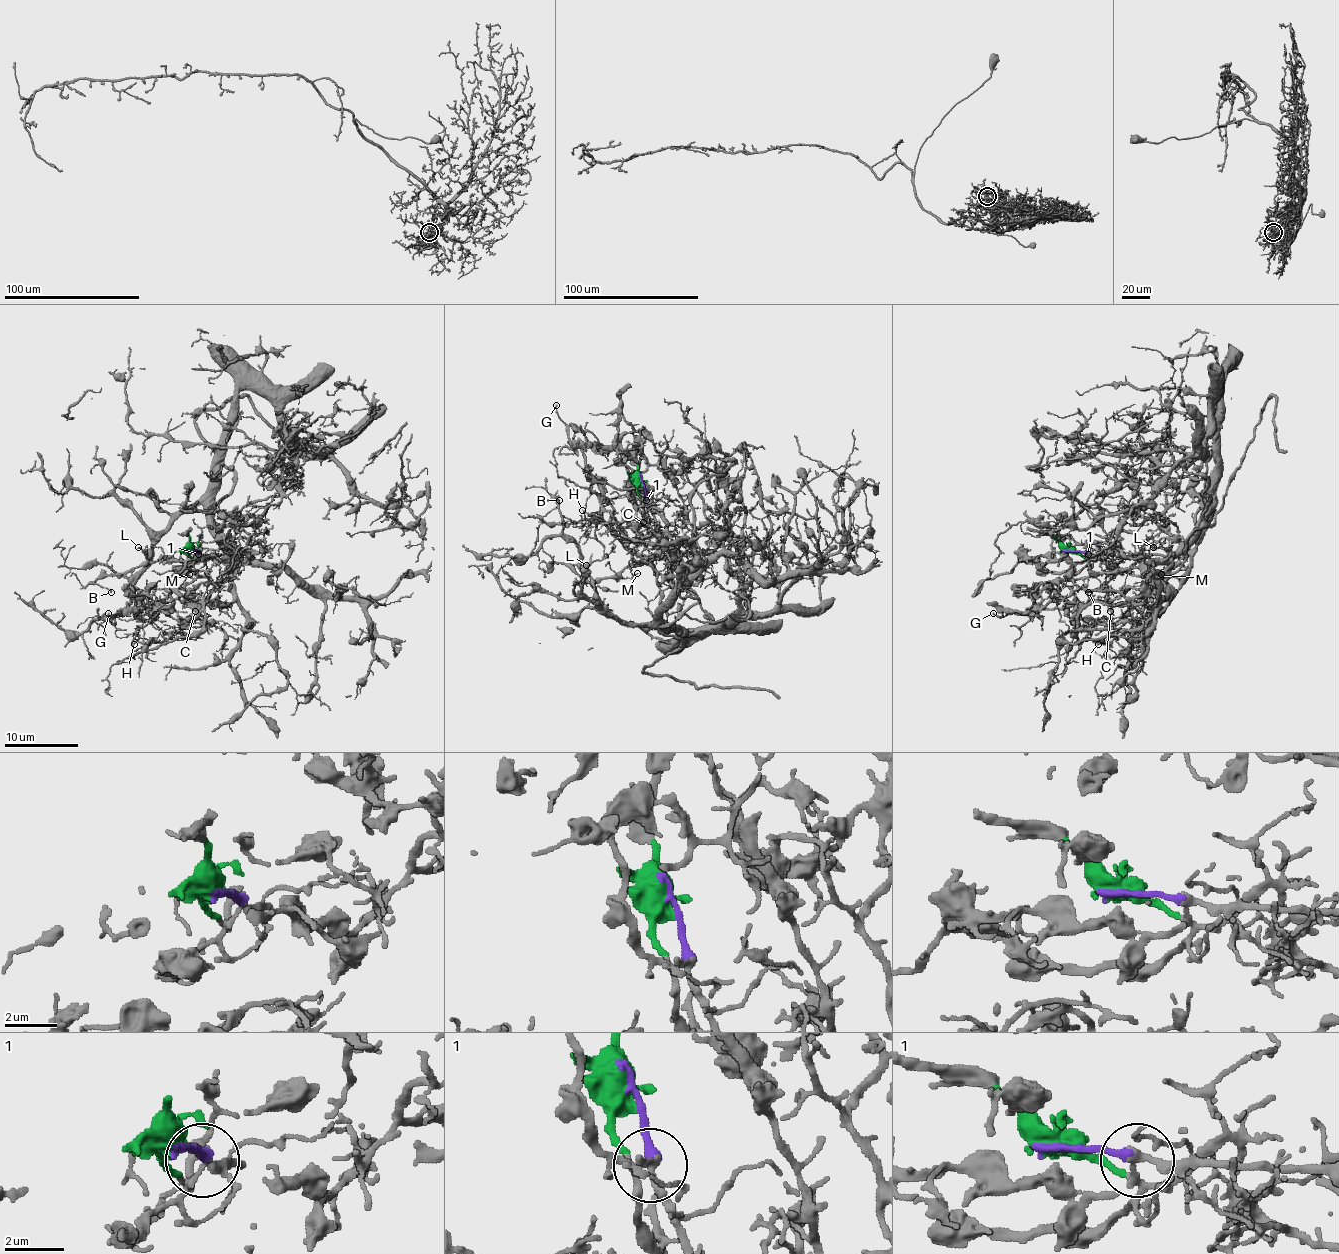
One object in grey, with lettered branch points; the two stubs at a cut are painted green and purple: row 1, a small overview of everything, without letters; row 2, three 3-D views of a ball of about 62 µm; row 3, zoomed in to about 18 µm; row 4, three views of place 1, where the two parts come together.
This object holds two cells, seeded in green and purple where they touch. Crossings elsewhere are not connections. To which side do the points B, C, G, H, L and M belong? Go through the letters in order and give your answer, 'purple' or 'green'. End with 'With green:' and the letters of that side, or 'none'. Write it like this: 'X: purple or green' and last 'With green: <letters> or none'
B: purple
C: green
G: green
H: green
L: purple
M: green
With green: C, G, H, M

